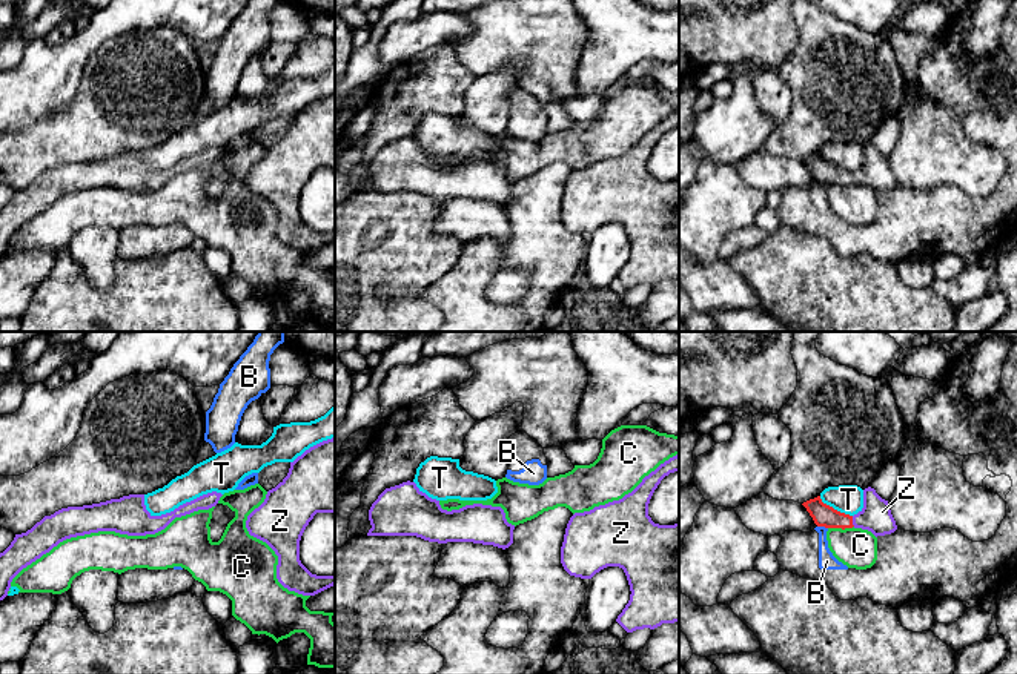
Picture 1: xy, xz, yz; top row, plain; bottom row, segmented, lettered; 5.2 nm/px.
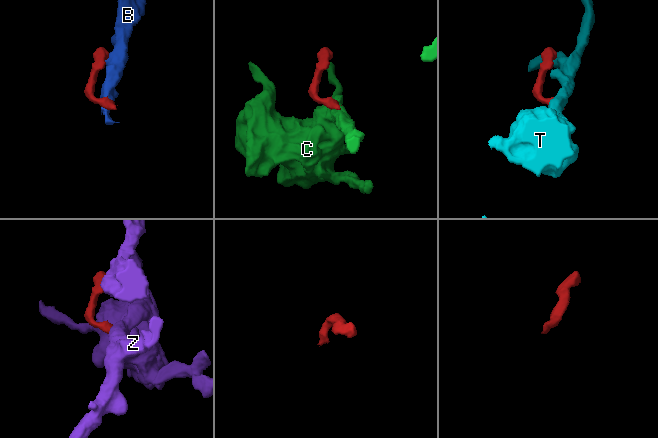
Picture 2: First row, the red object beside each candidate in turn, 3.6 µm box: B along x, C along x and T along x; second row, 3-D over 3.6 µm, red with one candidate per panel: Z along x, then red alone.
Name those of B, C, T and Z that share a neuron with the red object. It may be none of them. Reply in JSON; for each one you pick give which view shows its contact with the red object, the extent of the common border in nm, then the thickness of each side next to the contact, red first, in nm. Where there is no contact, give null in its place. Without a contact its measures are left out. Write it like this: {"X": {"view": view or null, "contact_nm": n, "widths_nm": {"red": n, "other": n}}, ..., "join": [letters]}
{"Z": {"view": "yz", "contact_nm": 60, "widths_nm": {"red": 120, "other": 160}}, "join": ["Z"]}

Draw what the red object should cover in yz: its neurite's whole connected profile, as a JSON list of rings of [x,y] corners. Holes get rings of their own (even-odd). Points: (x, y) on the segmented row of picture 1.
[[[874,488],[863,490],[863,508],[854,514],[845,514],[822,502],[820,496],[802,504],[817,527],[825,528],[862,528],[876,537],[897,530],[888,501],[882,499]]]

